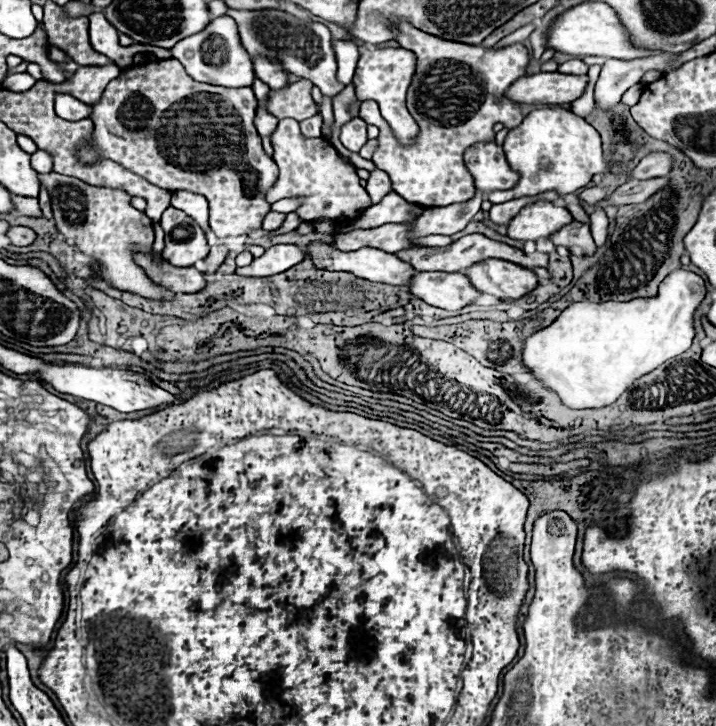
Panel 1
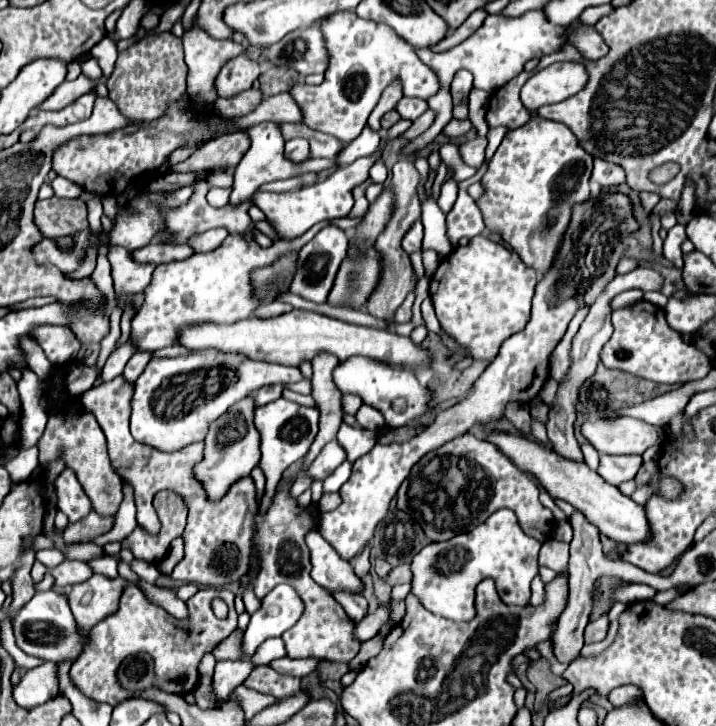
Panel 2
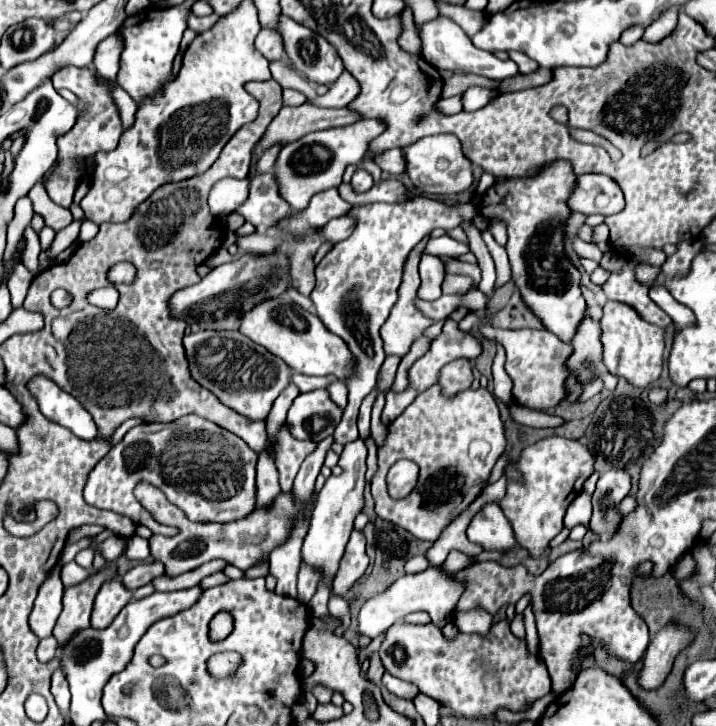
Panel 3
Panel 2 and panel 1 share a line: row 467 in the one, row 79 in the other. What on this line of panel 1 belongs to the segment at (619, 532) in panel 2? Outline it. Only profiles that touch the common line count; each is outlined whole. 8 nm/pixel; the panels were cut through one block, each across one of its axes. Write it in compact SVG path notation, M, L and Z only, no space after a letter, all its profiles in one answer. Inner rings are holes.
M538 72L518 78L506 98L516 104L570 104L582 96L588 76L562 76L560 72Z

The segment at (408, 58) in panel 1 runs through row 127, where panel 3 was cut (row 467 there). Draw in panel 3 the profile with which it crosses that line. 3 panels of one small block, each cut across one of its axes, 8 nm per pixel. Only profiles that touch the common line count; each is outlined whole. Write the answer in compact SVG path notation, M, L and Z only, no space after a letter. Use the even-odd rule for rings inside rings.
M398 460L392 464L392 468L388 470L386 482L388 482L388 492L392 498L402 498L406 496L418 478L418 466L410 460Z

